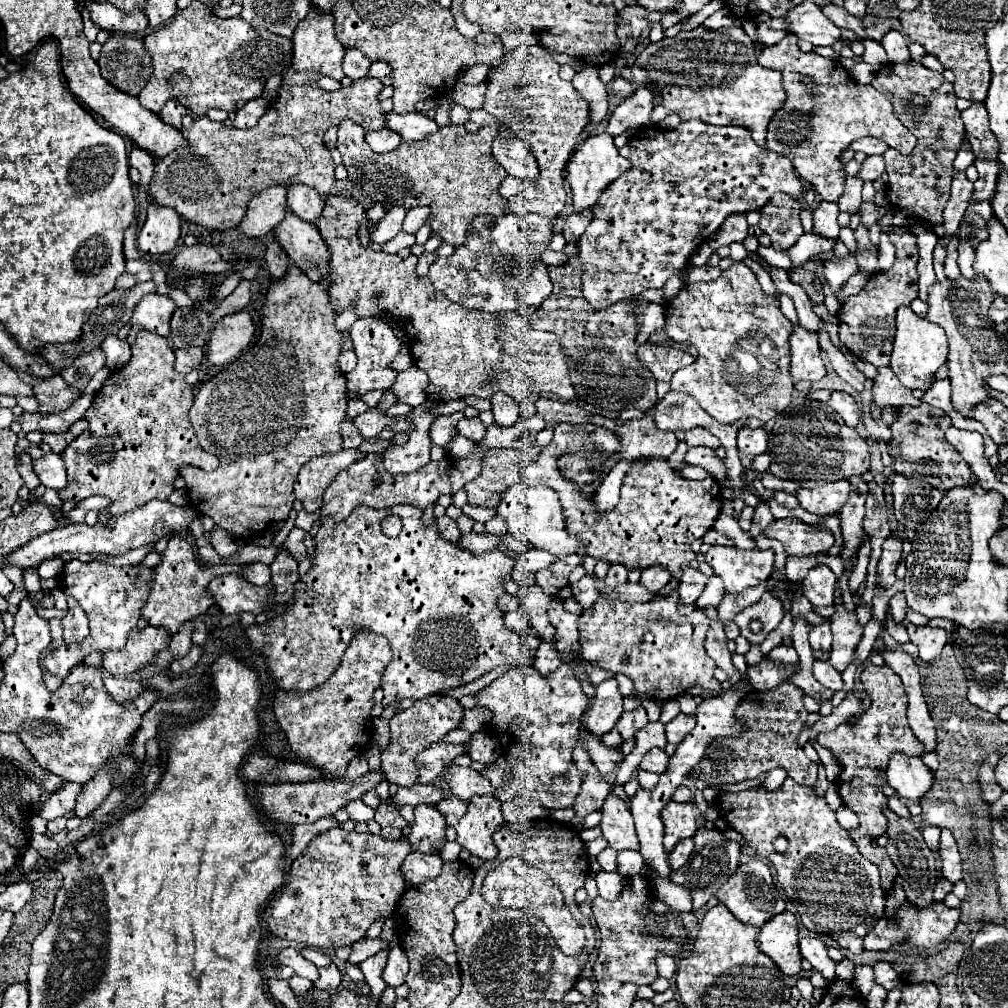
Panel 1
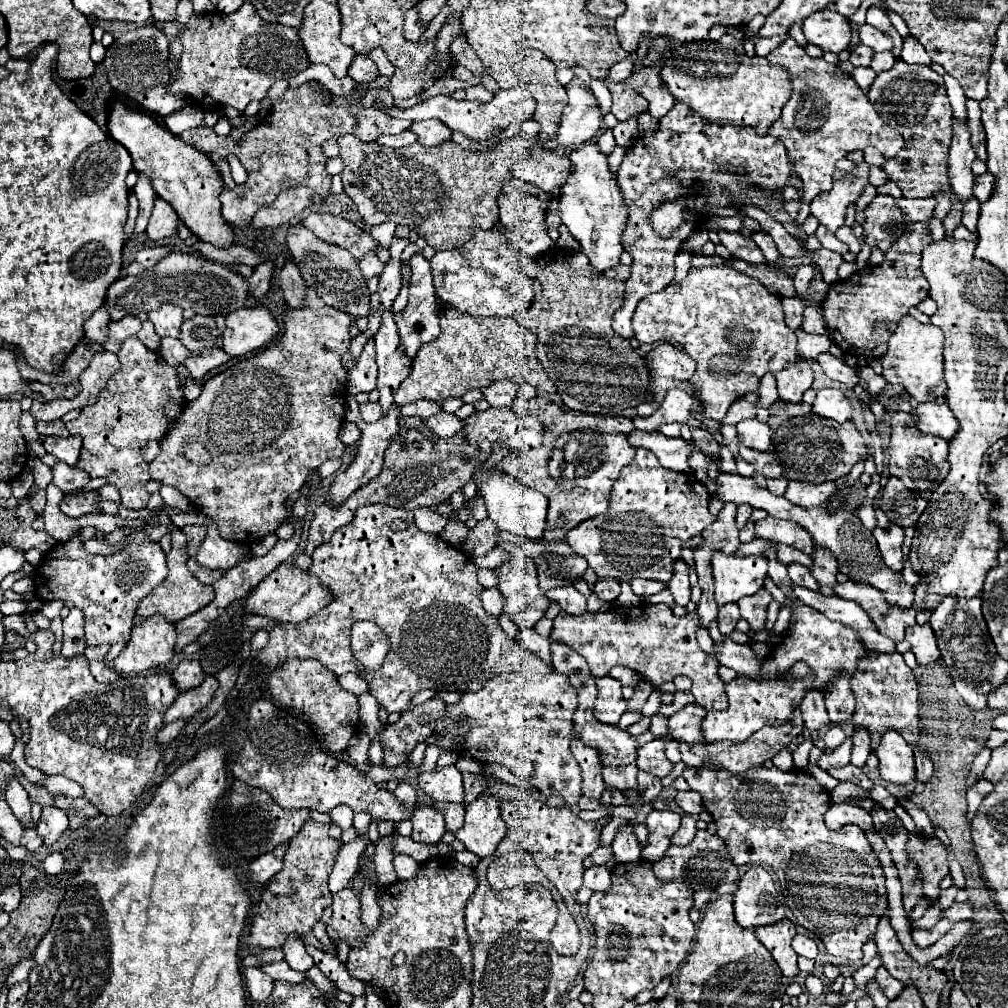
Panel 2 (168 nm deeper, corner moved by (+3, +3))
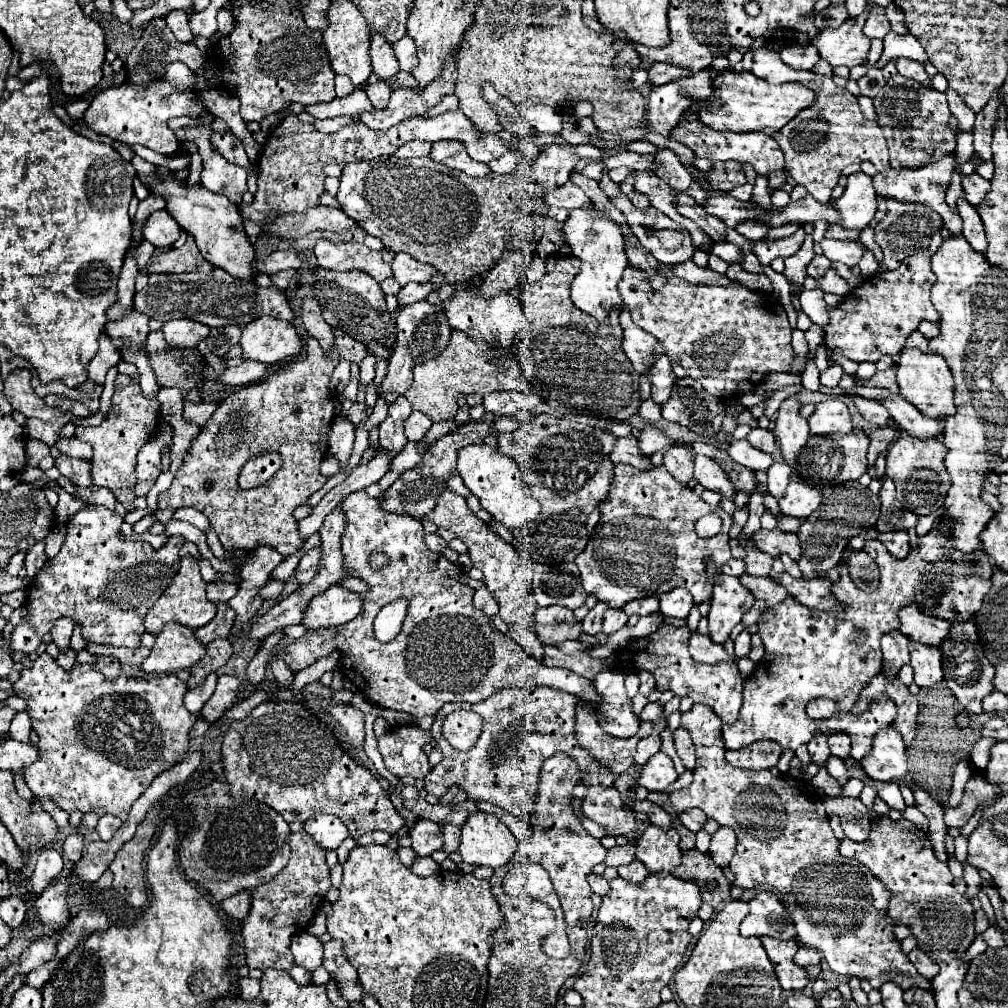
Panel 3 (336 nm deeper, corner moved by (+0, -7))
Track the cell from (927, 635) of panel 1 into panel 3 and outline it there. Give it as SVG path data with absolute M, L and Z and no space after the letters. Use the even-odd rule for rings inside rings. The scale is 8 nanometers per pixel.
M909 640L911 666L915 670L915 684L919 688L929 688L943 678L941 670L941 650L937 646L925 646L921 642Z

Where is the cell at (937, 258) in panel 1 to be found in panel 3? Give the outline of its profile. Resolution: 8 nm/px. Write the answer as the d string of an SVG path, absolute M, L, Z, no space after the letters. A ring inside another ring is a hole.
M956 169L953 172L953 176L951 178L951 182L949 184L948 189L945 192L945 201L951 208L953 212L958 212L956 202L960 195L962 194L962 187L961 187L961 171L960 169Z

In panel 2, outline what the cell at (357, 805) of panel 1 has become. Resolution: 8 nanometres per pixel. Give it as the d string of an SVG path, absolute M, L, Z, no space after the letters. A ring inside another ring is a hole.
M336 806L330 810L330 818L332 818L332 824L340 826L342 830L348 830L352 826L352 818L354 818L354 812L346 806Z

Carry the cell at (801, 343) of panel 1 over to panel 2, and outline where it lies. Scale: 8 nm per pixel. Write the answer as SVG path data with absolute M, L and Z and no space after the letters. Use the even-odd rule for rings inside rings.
M806 360L794 362L790 368L776 374L780 400L800 404L802 394L812 386L812 380L814 380L814 372L810 370L808 362Z

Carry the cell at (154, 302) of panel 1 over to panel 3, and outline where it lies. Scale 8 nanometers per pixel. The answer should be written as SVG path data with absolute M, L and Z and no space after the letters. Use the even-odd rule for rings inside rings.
M169 320L163 324L163 334L167 340L167 346L171 350L181 350L181 348L193 348L201 338L209 334L209 328L193 322L193 320Z

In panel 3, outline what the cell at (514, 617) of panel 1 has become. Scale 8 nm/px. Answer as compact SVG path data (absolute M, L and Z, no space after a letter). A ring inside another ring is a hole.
M535 624L535 634L537 634L539 642L549 646L549 644L559 644L563 640L579 640L581 628L579 626L543 626L543 624Z

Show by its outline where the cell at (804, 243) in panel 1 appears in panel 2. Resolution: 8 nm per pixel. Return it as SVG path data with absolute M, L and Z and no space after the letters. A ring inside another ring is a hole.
M822 224L818 226L816 236L818 236L818 240L822 242L824 248L828 248L832 252L838 252L838 254L846 254L848 252L848 246L844 242L840 242L832 232L826 232L826 228L822 228Z

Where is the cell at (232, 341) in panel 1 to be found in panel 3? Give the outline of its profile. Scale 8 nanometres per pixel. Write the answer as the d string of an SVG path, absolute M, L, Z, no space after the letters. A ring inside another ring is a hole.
M263 316L243 328L239 346L243 350L243 360L275 364L297 356L301 350L301 340L287 320Z

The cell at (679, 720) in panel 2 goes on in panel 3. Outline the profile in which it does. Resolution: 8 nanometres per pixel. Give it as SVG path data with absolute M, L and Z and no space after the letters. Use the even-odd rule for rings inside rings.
M695 704L689 712L681 716L681 726L689 732L695 748L697 748L697 766L693 770L693 782L679 790L671 792L671 804L675 812L683 812L687 808L701 808L709 818L715 818L719 826L733 828L737 834L735 856L729 864L735 874L733 884L747 890L757 886L771 886L775 892L783 896L785 908L789 910L799 940L809 946L821 950L823 958L831 966L833 972L843 976L867 978L873 988L881 988L887 982L887 972L893 974L893 982L905 988L931 988L929 980L921 978L915 966L909 962L907 954L901 950L901 942L893 934L893 922L887 916L889 906L889 890L873 874L857 860L845 858L839 852L839 840L833 836L829 828L829 820L823 808L821 796L805 782L795 780L785 774L773 776L769 770L751 772L733 768L723 756L723 740L721 740L721 720L709 710L709 706Z

